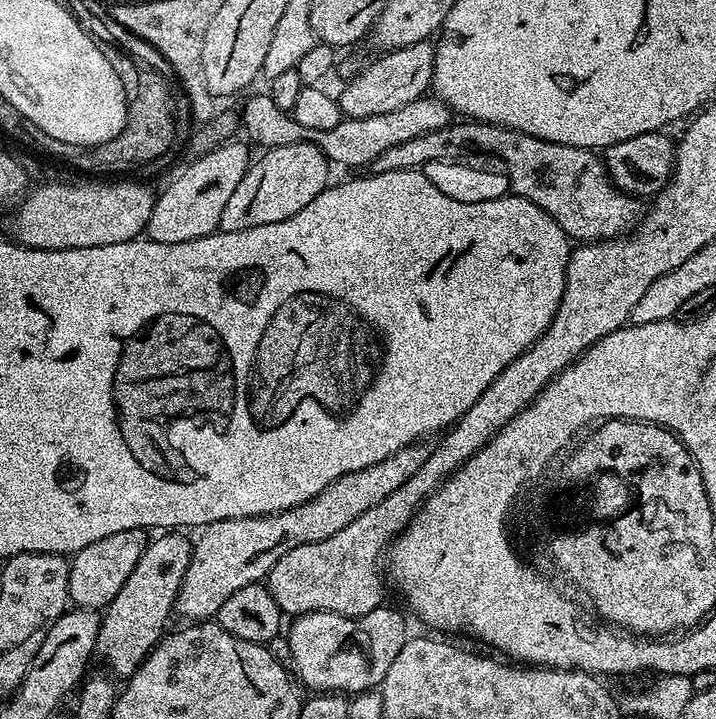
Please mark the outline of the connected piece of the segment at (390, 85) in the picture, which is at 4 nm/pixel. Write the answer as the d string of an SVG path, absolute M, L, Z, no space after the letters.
M423 40L405 48L394 48L377 55L373 64L368 64L344 89L338 93L338 101L343 115L350 119L369 118L370 115L387 114L392 110L402 110L402 106L409 105L416 99L423 97L432 88L434 74L434 58L436 57L435 43Z

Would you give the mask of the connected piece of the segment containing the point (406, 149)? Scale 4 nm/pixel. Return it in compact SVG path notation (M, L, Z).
M464 118L457 122L451 122L441 129L430 130L420 137L412 138L408 142L399 143L390 147L384 154L374 158L370 168L372 172L397 172L398 170L421 170L428 162L442 162L443 160L463 161L471 157L471 152L485 152L496 160L501 160L502 171L508 176L511 195L521 196L530 202L534 202L562 230L572 242L591 242L594 240L615 240L636 227L641 215L641 201L635 196L629 196L622 189L616 188L614 182L608 177L608 171L604 168L603 159L593 149L579 148L578 146L566 146L558 142L546 142L542 138L534 138L530 134L522 134L513 128L504 128L501 124L491 124L485 120Z

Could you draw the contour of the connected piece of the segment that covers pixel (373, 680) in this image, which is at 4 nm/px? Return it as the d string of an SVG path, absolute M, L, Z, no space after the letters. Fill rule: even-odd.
M381 606L379 608L375 608L374 610L370 610L370 614L358 617L339 616L333 612L307 612L306 614L295 617L295 619L291 621L292 625L290 625L289 628L287 625L286 635L288 637L288 641L290 642L290 654L294 654L292 668L294 669L298 680L298 675L300 675L301 681L299 680L299 683L301 685L304 683L306 687L312 688L308 690L311 690L316 694L355 694L357 692L371 692L379 689L381 682L383 682L386 678L386 670L390 670L390 665L394 663L394 658L398 658L398 650L402 650L402 646L406 641L408 641L408 639L410 639L410 631L408 632L407 626L404 625L405 613L403 611L401 611L402 613L395 612L394 609L388 607L389 606Z

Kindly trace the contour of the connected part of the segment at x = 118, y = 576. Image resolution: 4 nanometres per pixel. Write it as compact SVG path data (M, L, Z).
M143 528L118 530L118 534L106 534L90 546L82 546L70 559L68 566L68 599L77 608L103 610L116 597L118 590L126 586L138 558L147 550L150 536Z

